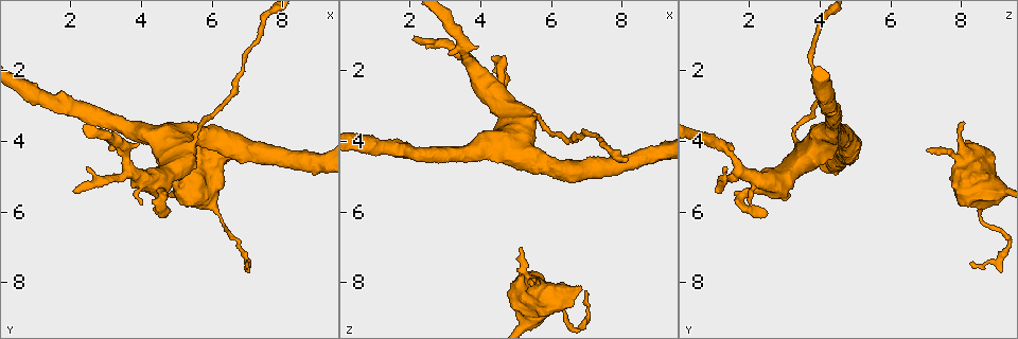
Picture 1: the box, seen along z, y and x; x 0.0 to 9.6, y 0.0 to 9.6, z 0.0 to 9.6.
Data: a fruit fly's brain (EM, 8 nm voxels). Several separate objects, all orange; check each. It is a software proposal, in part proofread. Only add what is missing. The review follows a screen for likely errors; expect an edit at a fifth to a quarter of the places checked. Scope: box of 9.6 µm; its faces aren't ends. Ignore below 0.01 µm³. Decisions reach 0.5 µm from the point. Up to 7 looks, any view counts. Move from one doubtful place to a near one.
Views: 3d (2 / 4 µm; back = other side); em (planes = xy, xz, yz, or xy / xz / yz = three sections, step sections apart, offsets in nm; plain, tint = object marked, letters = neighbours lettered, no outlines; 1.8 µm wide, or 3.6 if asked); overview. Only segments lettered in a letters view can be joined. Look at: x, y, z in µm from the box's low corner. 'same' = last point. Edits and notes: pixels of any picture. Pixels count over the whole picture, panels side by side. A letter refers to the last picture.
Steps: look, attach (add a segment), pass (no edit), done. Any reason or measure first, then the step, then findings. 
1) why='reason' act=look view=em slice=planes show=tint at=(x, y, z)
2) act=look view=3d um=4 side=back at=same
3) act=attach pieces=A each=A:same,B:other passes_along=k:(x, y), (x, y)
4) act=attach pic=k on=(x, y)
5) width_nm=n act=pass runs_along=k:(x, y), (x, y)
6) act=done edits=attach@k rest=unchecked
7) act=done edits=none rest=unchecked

why='an open end' act=look view=3d um=2 at=(4.70, 6.05, 2.55)

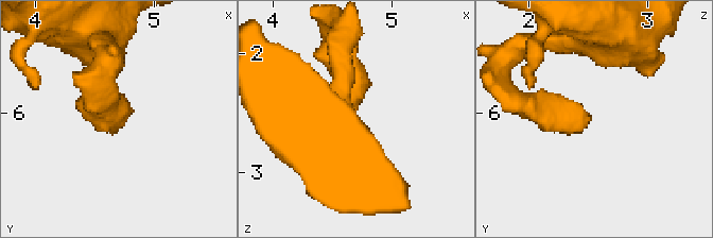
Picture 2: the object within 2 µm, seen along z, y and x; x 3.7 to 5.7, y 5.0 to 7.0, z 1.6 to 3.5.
why='shape alone is not enough' act=look view=em slice=xz step=4 show=tint at=(4.66, 6.08, 2.54)

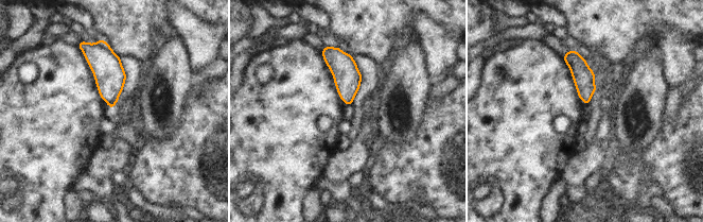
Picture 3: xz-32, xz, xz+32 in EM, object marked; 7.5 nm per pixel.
act=look view=em slice=yz step=8 show=letters at=same

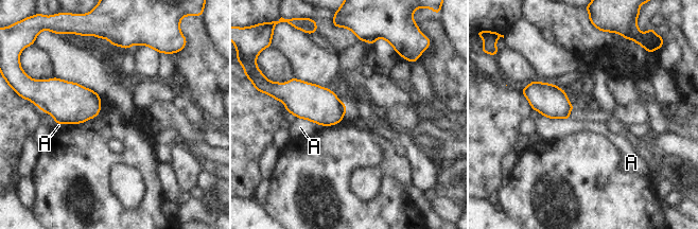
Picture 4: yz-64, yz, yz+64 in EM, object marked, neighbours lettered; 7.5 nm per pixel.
act=pass each=A:other border=4:(296, 117), (326, 126) found='none of them fits'

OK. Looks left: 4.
why='branch stops here' act=look view=em slice=xy step=8 show=tint at=(5.55, 3.40, 8.10)

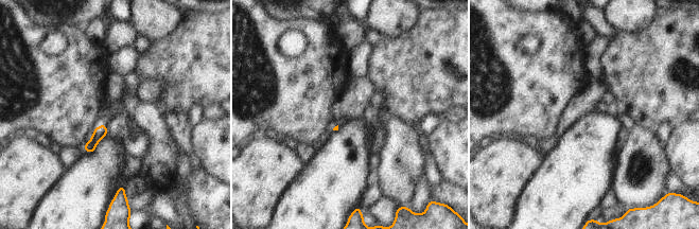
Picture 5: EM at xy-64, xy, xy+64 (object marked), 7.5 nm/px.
act=look view=em slice=planes show=letters at=same

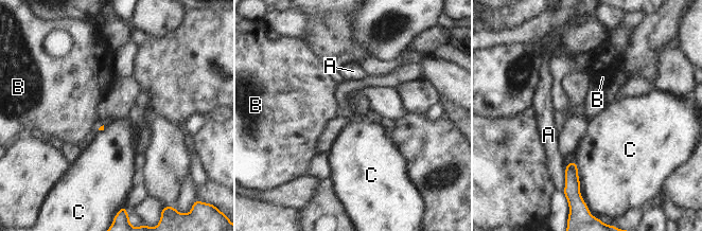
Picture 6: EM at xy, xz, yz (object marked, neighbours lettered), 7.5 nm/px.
act=pass each=A:other,B:other,C:other border=6:(575, 161), (580, 190) found='none of them fits'

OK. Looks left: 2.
why='long arm stops here' act=look view=em um=3.6 slice=planes show=letters at=(6.95, 7.45, 8.20)

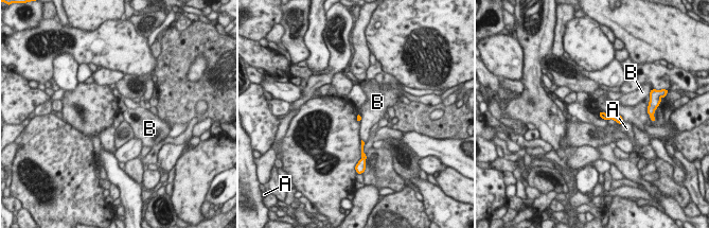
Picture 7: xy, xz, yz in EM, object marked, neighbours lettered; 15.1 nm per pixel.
act=pass each=A:other,B:other border=7:(361, 139), (365, 142) found='none of them fits'

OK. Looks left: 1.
act=done edits=none rest=unchecked

